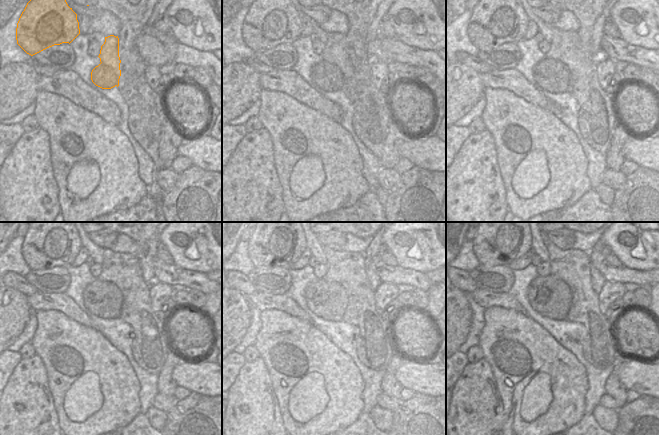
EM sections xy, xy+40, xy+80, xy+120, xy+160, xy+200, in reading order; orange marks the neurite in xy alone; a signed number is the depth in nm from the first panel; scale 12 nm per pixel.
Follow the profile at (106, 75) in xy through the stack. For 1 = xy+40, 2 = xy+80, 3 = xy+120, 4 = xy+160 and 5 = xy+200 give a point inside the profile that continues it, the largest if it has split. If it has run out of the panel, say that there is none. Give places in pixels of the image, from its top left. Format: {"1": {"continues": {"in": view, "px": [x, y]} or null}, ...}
{"1": {"continues": {"in": "xy+40", "px": [326, 75]}}, "2": {"continues": {"in": "xy+80", "px": [551, 74]}}, "3": {"continues": {"in": "xy+120", "px": [102, 297]}}, "4": {"continues": {"in": "xy+160", "px": [326, 297]}}, "5": {"continues": {"in": "xy+200", "px": [551, 297]}}}

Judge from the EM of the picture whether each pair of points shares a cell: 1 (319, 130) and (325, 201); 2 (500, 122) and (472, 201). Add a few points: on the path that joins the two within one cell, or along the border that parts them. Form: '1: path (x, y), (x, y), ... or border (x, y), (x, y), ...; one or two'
1: path (333, 148), (333, 183); one
2: border (486, 128), (494, 140), (497, 163); two

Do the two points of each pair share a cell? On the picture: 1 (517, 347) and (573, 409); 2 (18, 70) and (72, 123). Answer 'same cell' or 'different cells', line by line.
1: same cell
2: different cells

